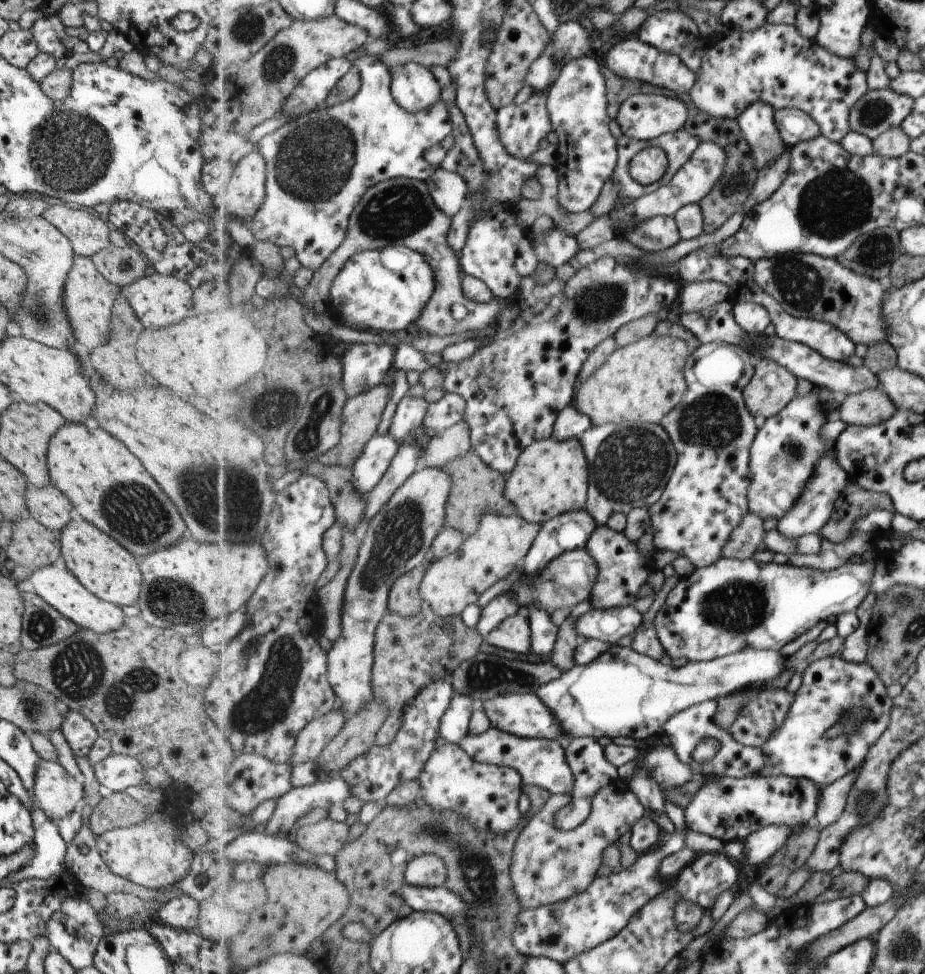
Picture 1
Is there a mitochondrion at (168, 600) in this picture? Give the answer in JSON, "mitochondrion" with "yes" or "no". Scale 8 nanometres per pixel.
{"mitochondrion":"yes"}

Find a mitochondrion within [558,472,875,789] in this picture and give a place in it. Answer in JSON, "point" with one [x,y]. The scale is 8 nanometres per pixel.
{"point":[735,609]}

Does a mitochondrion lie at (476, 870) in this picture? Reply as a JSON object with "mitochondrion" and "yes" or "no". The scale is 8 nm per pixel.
{"mitochondrion":"yes"}

